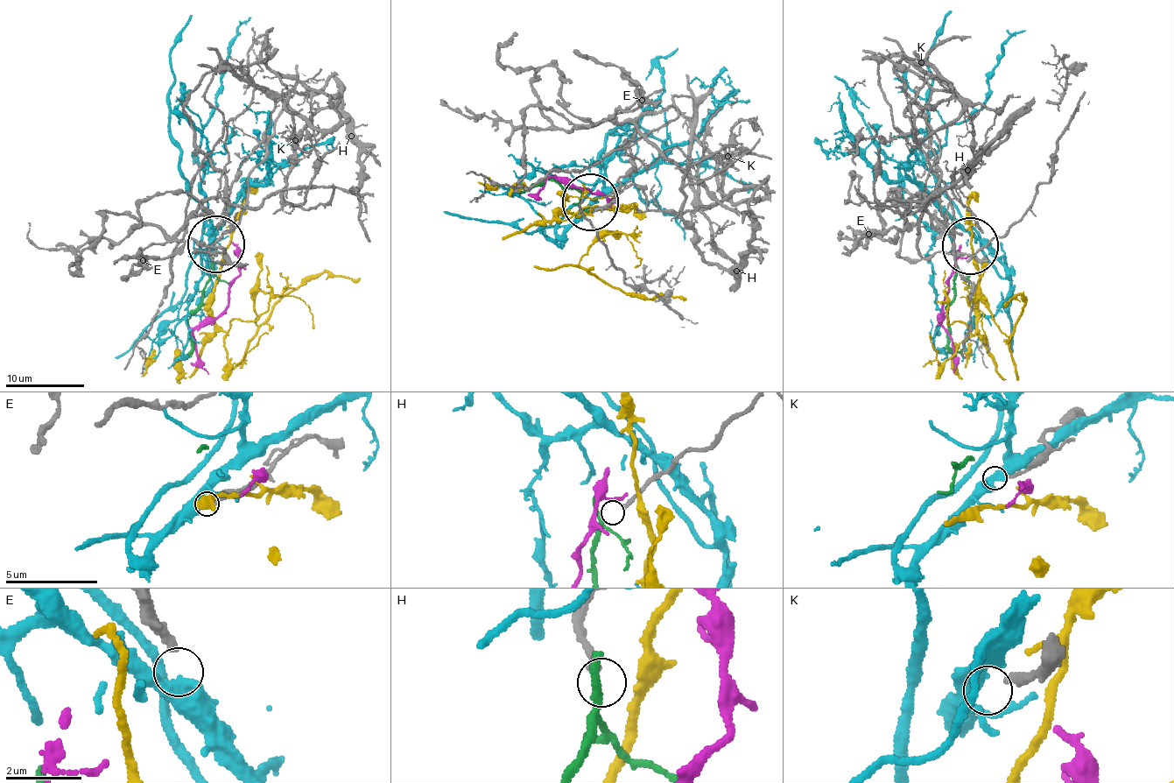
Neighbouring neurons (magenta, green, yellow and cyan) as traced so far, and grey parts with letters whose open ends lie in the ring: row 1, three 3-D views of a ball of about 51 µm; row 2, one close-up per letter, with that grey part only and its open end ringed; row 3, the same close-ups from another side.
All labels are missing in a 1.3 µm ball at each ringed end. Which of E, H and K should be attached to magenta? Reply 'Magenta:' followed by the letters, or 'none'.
Magenta: none

